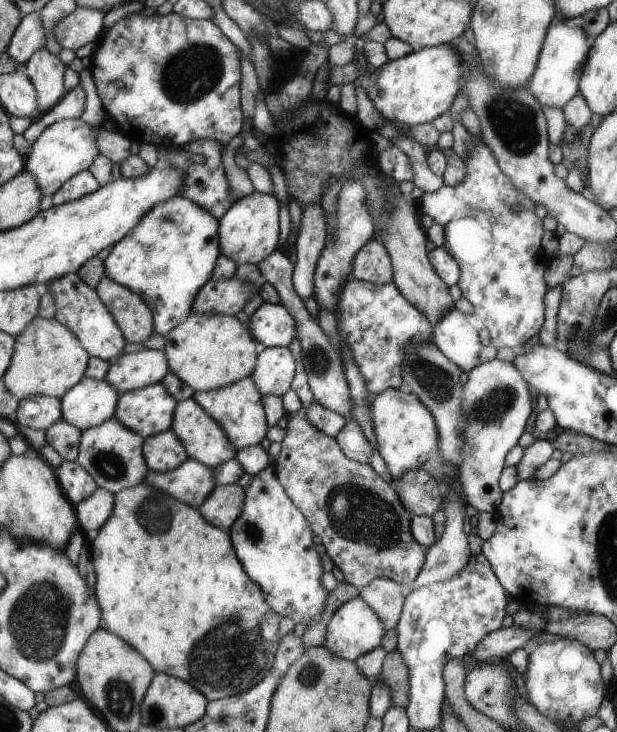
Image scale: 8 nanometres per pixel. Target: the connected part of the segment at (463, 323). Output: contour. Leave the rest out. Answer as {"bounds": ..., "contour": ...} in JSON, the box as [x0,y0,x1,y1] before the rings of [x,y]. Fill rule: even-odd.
{"bounds":[432,306,482,372],"contour":[[[449,306],[437,320],[432,328],[432,342],[437,346],[439,352],[445,356],[445,358],[455,364],[455,366],[463,372],[469,372],[476,366],[479,366],[479,360],[477,355],[482,348],[477,337],[477,331],[467,322],[467,316],[454,306]]]}

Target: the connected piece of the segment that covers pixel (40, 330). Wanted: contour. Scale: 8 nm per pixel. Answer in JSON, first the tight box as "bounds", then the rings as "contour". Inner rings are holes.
{"bounds":[3,316,91,400],"contour":[[[38,316],[16,336],[16,351],[3,379],[7,388],[20,400],[35,395],[63,398],[86,377],[91,357],[72,329],[56,318]]]}

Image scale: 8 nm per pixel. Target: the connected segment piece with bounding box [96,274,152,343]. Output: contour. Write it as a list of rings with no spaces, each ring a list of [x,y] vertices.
[[[108,274],[103,276],[96,291],[113,313],[126,342],[145,342],[145,338],[151,334],[152,309],[147,302],[136,292],[109,278]]]

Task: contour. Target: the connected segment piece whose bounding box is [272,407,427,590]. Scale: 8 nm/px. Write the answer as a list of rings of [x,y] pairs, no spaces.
[[[301,407],[285,416],[285,436],[280,442],[278,457],[273,460],[272,466],[277,480],[288,494],[289,500],[305,516],[313,534],[321,540],[320,544],[324,546],[325,553],[332,560],[340,578],[358,590],[377,577],[393,580],[406,589],[419,574],[427,551],[412,538],[411,515],[389,483],[368,464],[349,460],[335,438],[313,428],[305,415],[305,409]]]

